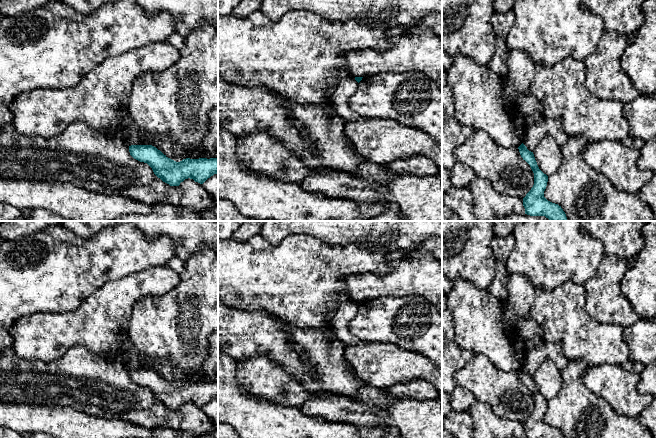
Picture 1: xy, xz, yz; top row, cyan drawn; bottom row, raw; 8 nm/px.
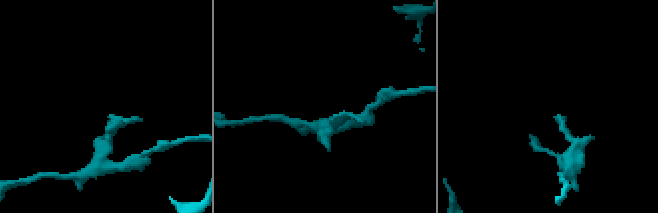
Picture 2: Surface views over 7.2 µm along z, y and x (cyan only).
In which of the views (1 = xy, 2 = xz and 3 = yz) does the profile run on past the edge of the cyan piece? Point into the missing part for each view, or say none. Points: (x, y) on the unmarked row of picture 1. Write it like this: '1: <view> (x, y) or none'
1: none
2: none
3: none

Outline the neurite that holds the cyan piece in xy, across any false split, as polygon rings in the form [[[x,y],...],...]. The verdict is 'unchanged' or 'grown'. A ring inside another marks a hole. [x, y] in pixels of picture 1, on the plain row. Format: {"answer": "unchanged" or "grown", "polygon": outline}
{"answer": "unchanged", "polygon": [[[131,369],[130,379],[147,387],[154,398],[170,410],[179,410],[185,403],[193,403],[203,408],[208,402],[218,397],[217,382],[186,382],[176,386],[152,369]]]}

